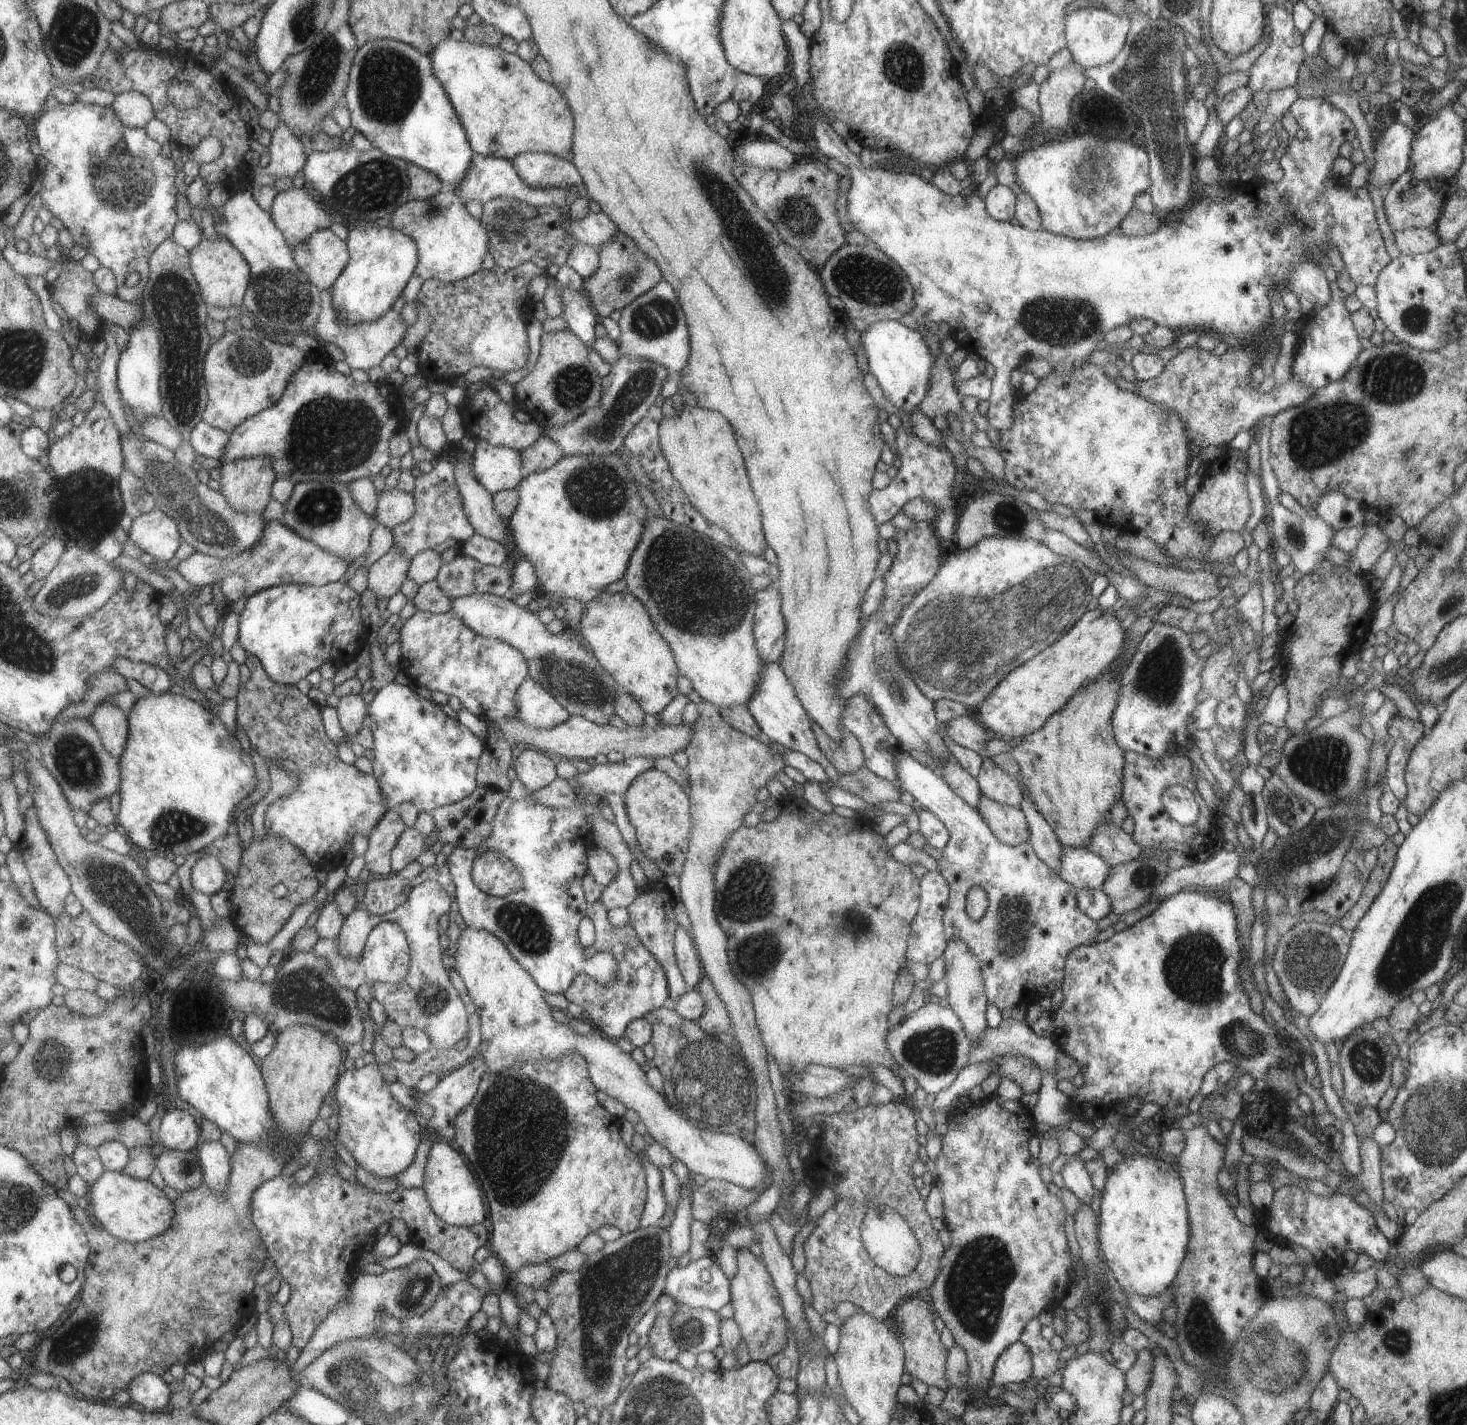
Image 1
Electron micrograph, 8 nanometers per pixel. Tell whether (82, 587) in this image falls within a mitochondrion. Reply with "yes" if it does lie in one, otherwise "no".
yes

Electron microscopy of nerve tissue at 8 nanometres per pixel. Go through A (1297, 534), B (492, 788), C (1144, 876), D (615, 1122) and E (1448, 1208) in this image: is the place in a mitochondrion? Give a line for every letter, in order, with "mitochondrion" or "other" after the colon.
A: mitochondrion
B: other
C: mitochondrion
D: other
E: other

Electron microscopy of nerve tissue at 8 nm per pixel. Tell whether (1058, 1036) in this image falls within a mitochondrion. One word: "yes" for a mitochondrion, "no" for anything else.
no

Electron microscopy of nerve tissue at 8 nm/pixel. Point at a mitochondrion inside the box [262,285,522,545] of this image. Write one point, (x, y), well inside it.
(327, 436)

